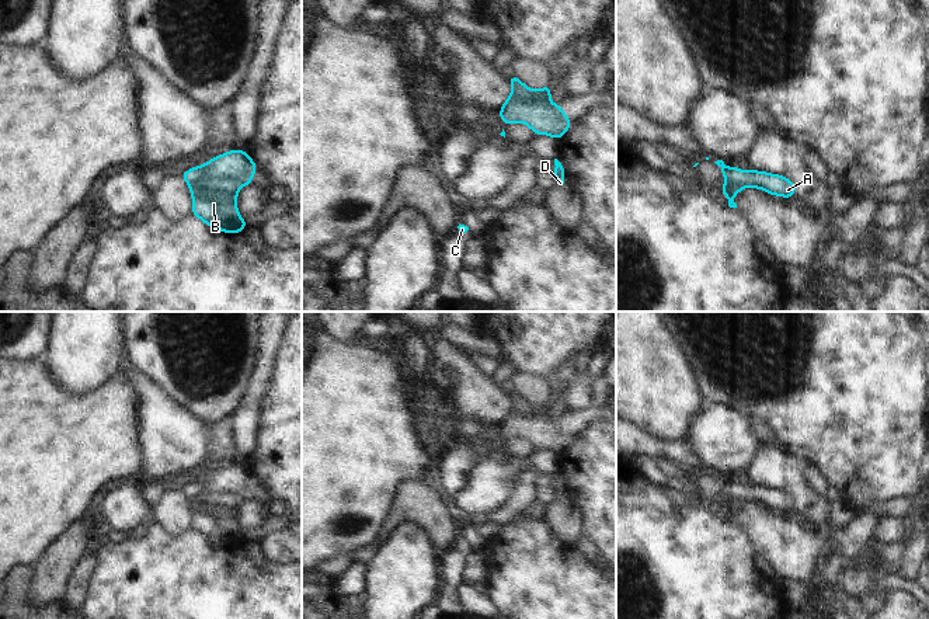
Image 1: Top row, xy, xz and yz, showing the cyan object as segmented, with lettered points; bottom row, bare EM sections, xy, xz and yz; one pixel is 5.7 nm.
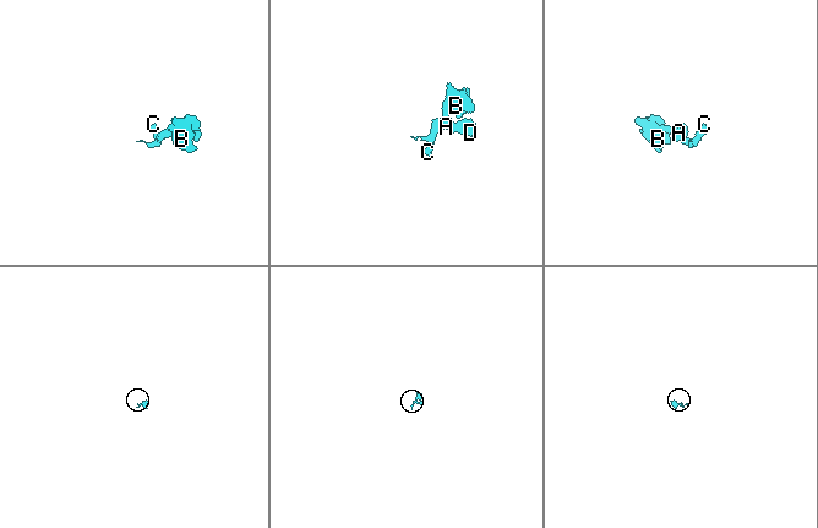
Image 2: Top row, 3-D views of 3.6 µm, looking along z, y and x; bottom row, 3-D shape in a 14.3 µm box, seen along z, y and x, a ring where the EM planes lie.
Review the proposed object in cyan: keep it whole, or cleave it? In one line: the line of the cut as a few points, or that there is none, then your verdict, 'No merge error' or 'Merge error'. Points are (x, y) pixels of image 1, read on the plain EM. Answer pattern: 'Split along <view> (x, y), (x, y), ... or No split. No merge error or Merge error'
No split. No merge error.

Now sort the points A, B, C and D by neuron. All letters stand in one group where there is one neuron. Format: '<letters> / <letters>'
A B C D

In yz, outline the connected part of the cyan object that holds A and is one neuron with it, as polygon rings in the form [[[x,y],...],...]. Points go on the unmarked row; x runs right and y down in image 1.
[[[723,474],[714,476],[723,486],[726,498],[720,502],[723,510],[728,512],[728,521],[737,522],[733,511],[744,501],[761,502],[770,510],[790,512],[796,510],[793,495],[779,488],[769,488],[766,486],[742,486],[737,481],[727,481]]]

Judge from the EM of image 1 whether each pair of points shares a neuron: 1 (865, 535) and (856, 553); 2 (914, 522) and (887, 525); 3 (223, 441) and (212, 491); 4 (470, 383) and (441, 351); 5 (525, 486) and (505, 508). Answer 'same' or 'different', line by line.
1: same
2: same
3: different
4: same
5: same

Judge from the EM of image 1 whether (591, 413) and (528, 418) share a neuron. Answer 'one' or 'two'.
one

